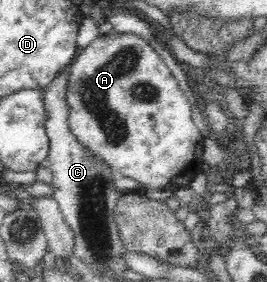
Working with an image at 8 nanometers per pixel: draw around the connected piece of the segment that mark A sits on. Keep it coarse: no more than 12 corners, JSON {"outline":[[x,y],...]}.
{"outline":[[135,33],[78,51],[72,133],[118,175],[176,191],[203,136]]}

